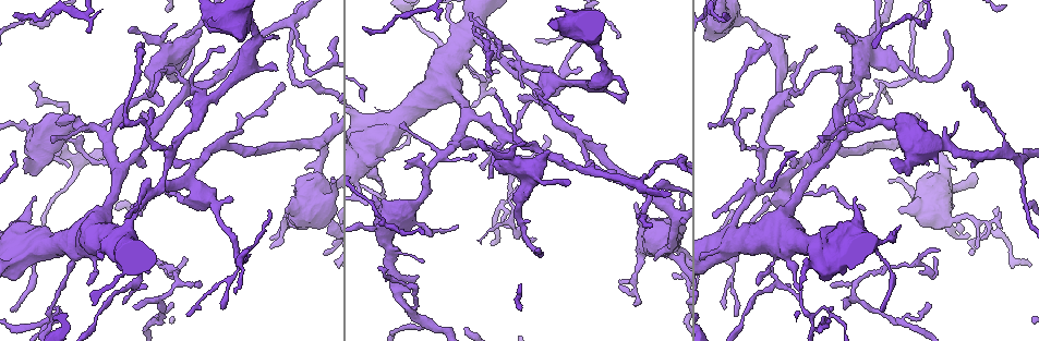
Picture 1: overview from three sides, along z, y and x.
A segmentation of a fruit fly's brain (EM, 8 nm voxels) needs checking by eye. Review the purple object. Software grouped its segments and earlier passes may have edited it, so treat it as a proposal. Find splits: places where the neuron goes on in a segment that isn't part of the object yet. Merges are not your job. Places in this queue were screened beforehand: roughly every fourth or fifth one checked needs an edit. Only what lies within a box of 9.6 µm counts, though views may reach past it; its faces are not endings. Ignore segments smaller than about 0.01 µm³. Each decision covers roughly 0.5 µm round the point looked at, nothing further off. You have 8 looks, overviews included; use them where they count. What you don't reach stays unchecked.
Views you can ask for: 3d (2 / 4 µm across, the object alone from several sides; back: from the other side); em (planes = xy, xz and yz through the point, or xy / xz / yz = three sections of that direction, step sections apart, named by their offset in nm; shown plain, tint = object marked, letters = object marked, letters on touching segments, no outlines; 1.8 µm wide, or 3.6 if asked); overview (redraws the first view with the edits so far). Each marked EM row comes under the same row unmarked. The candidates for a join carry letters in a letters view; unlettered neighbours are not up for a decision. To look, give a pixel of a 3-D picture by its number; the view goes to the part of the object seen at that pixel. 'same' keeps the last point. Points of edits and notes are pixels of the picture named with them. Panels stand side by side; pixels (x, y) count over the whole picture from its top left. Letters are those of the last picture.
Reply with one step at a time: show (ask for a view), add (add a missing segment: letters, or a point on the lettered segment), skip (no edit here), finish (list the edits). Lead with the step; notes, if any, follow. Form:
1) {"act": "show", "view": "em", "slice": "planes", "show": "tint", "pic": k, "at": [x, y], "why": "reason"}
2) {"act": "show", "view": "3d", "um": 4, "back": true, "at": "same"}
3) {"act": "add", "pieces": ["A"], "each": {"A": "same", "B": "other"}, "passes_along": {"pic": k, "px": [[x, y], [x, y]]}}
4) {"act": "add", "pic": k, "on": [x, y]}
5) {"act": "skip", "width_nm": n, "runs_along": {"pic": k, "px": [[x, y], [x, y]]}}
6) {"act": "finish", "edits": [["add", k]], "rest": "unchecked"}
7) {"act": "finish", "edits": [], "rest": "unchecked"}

{"act": "show", "view": "3d", "um": 4, "pic": 1, "at": [616, 37], "why": "branch stops here"}

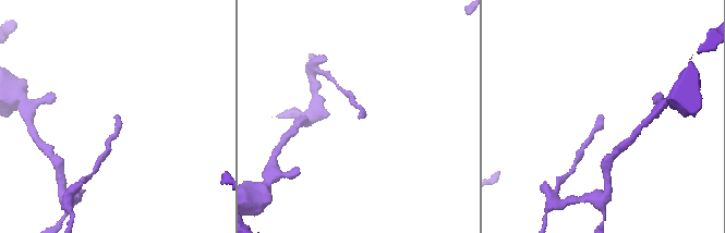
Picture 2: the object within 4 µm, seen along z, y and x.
{"act": "show", "view": "em", "um": 3.6, "slice": "xy", "step": 4, "show": "tint", "pic": 2, "at": [365, 115], "why": "need the tissue"}

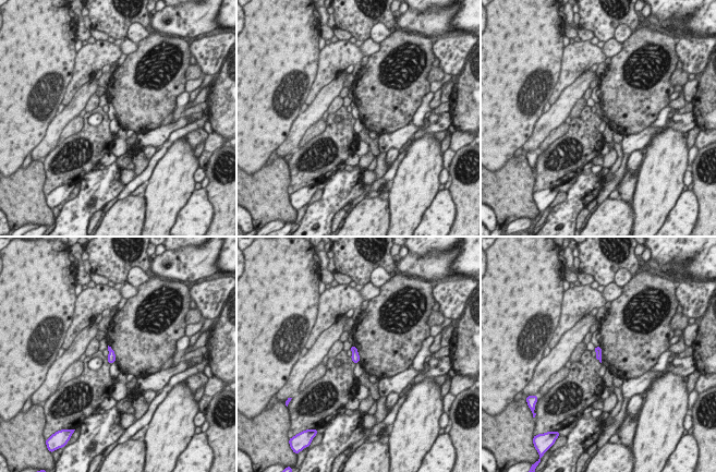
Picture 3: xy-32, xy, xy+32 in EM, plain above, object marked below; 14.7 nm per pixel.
{"act": "show", "view": "em", "um": 3.6, "slice": "planes", "show": "letters", "at": "same"}

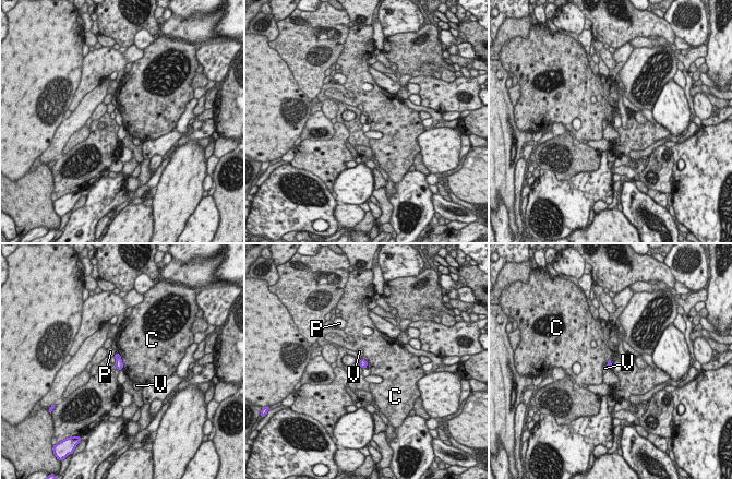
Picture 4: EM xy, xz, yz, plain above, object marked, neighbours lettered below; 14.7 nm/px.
{"act": "skip", "width_nm": 90, "longest_contact_nm": ["C", 260], "each": {"C": "other", "P": "other", "V": "other"}, "found": "no lettered segment goes on from it"}

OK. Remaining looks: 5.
{"act": "show", "view": "em", "slice": "planes", "show": "letters", "pic": 1, "at": [852, 300], "why": "arms part here"}

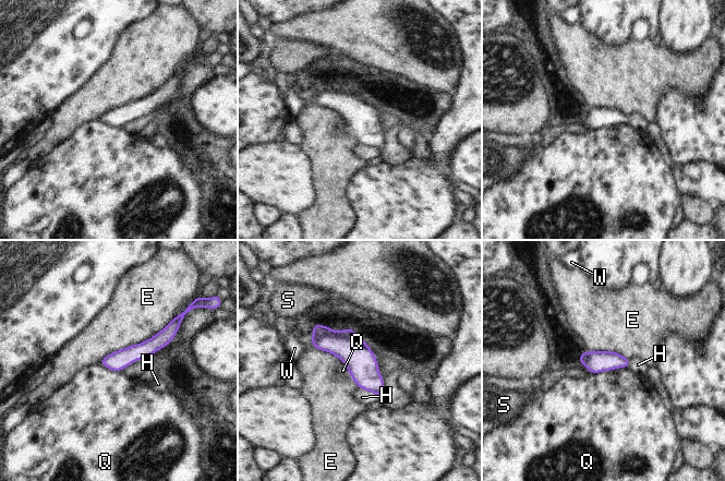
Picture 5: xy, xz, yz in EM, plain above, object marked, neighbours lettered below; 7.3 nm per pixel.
{"act": "skip", "width_nm": 140, "longest_contact_nm": ["E", 650], "each": {"E": "other", "H": "other", "Q": "other", "S": "other", "W": "other"}, "found": "none of them fits"}

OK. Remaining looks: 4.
{"act": "show", "view": "em", "slice": "planes", "show": "letters", "pic": 1, "at": [619, 285], "why": "thin end"}

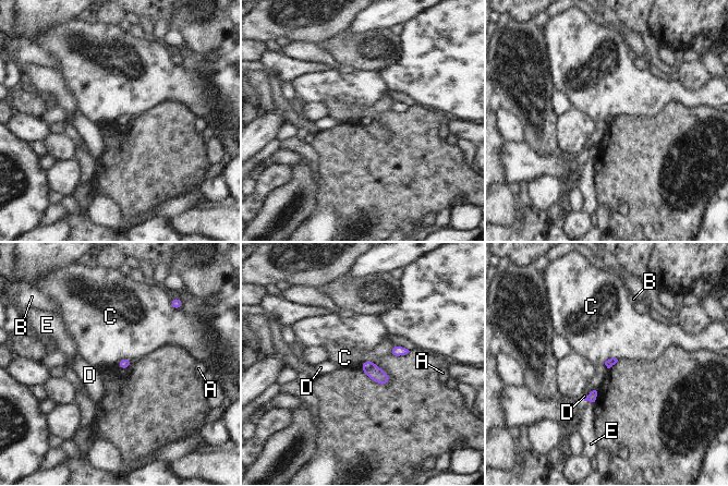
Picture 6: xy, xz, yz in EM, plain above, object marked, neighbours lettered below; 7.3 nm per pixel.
{"act": "skip", "longest_contact_nm": ["C", 140], "each": {"A": "other", "B": "other", "C": "other", "D": "other", "E": "other"}, "border": {"pic": 6, "px": [[133, 361], [121, 359], [116, 364]]}, "found": "none of them fits"}

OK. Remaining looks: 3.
{"act": "show", "view": "3d", "um": 2, "pic": 1, "at": [30, 85], "why": "branch stops here"}

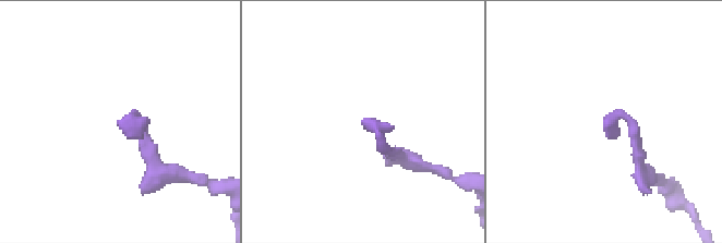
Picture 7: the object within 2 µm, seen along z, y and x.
{"act": "show", "view": "em", "slice": "xz", "step": 16, "show": "letters", "pic": 7, "at": [119, 123]}

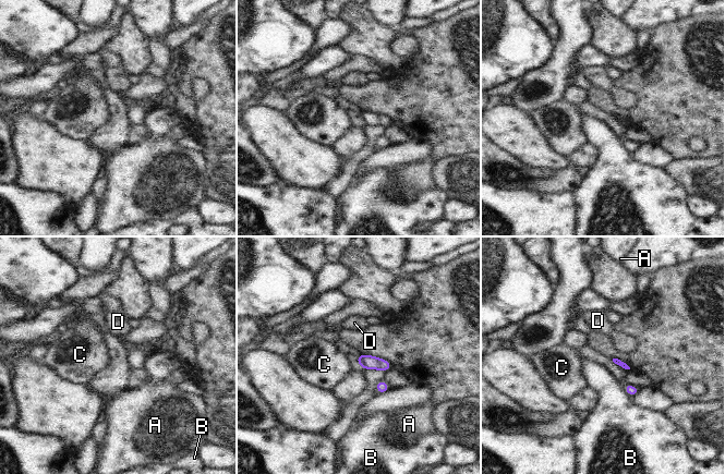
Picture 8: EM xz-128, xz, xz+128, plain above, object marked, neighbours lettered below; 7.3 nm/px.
{"act": "show", "view": "em", "slice": "planes", "show": "letters", "at": "same"}

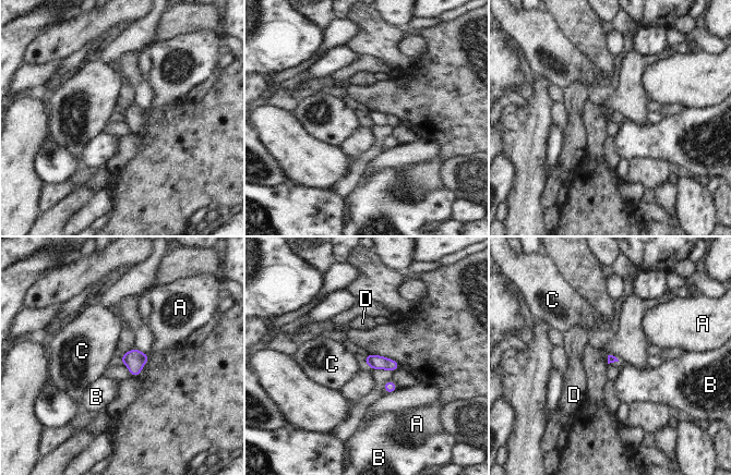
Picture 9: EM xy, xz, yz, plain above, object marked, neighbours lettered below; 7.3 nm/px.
{"act": "skip", "each": {"A": "other", "B": "other", "C": "other", "D": "other"}, "border": {"pic": 9, "px": [[363, 356], [363, 361], [367, 364]]}, "found": "none of them fits"}

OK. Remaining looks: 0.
{"act": "finish", "edits": [], "rest": "unchecked"}

